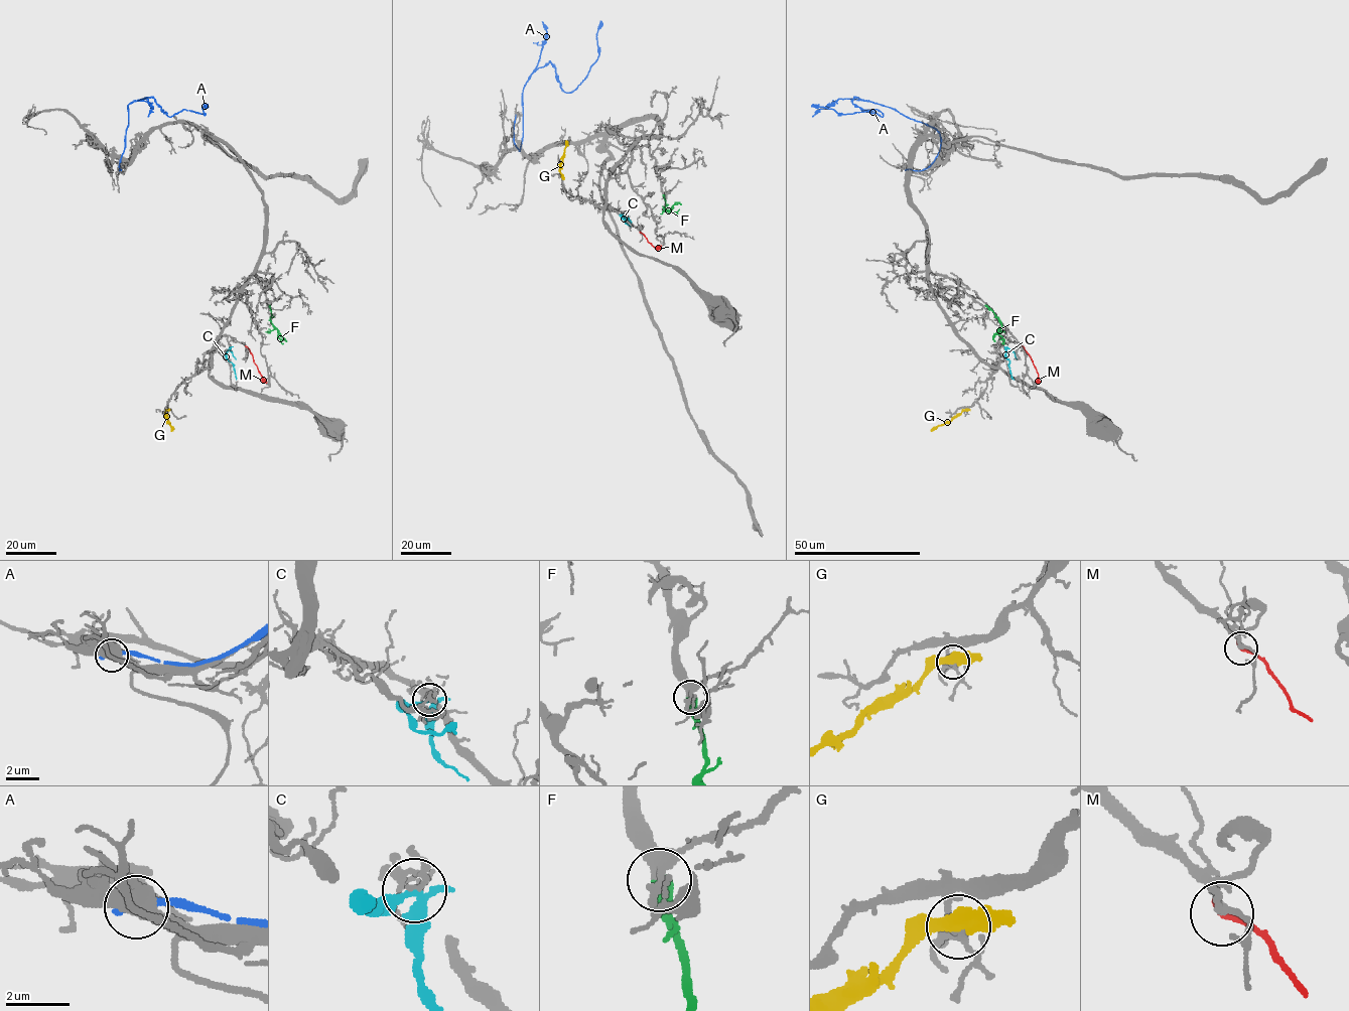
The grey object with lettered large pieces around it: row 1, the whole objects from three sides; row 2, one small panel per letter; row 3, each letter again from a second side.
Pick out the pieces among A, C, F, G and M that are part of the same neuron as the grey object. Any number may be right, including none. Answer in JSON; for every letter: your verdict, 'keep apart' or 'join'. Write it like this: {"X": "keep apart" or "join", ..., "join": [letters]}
{"A": "keep apart", "C": "keep apart", "F": "join", "G": "keep apart", "M": "keep apart", "join": ["F"]}

